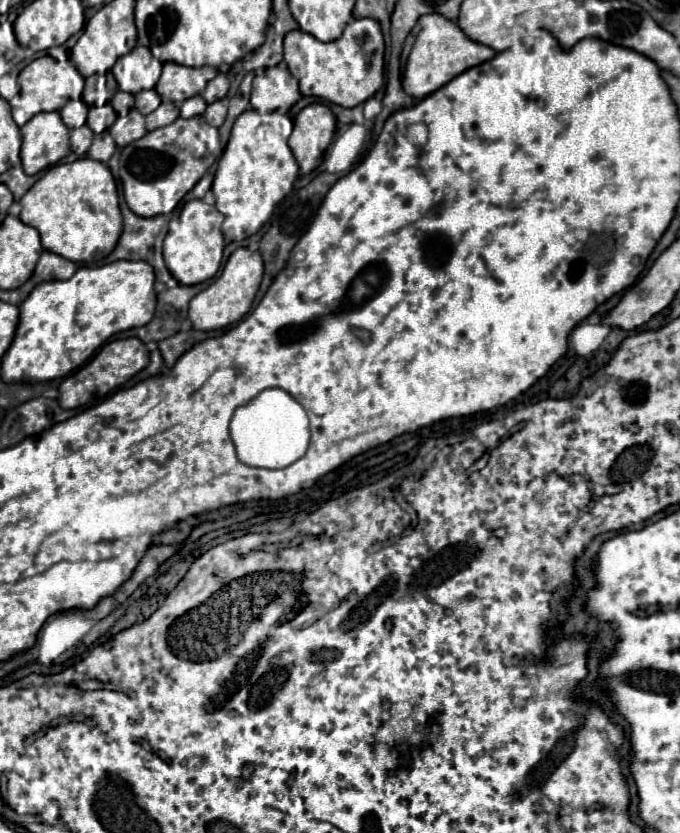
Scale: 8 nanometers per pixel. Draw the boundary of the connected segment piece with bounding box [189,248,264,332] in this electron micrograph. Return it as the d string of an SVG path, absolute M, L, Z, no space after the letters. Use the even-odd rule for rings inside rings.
M237 248L229 256L221 276L191 300L189 320L193 322L193 328L211 332L211 330L221 330L221 328L241 320L251 310L251 304L255 300L255 294L259 290L263 274L264 262L261 254L251 252L249 248Z

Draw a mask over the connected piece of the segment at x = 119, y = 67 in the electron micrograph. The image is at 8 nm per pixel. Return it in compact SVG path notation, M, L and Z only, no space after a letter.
M135 46L129 54L121 56L113 66L119 90L137 94L155 88L161 76L161 62L155 60L147 46Z

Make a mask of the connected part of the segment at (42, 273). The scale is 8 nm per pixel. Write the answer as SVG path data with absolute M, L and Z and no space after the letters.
M43 252L37 262L35 276L39 280L69 280L75 274L75 270L77 270L75 262L61 258L59 254L53 252Z

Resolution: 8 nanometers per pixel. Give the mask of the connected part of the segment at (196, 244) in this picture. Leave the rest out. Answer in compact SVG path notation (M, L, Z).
M203 200L185 202L181 214L169 222L169 232L163 242L163 258L177 282L191 286L211 280L217 274L225 246L221 224L223 224L223 214L215 206L205 204Z

